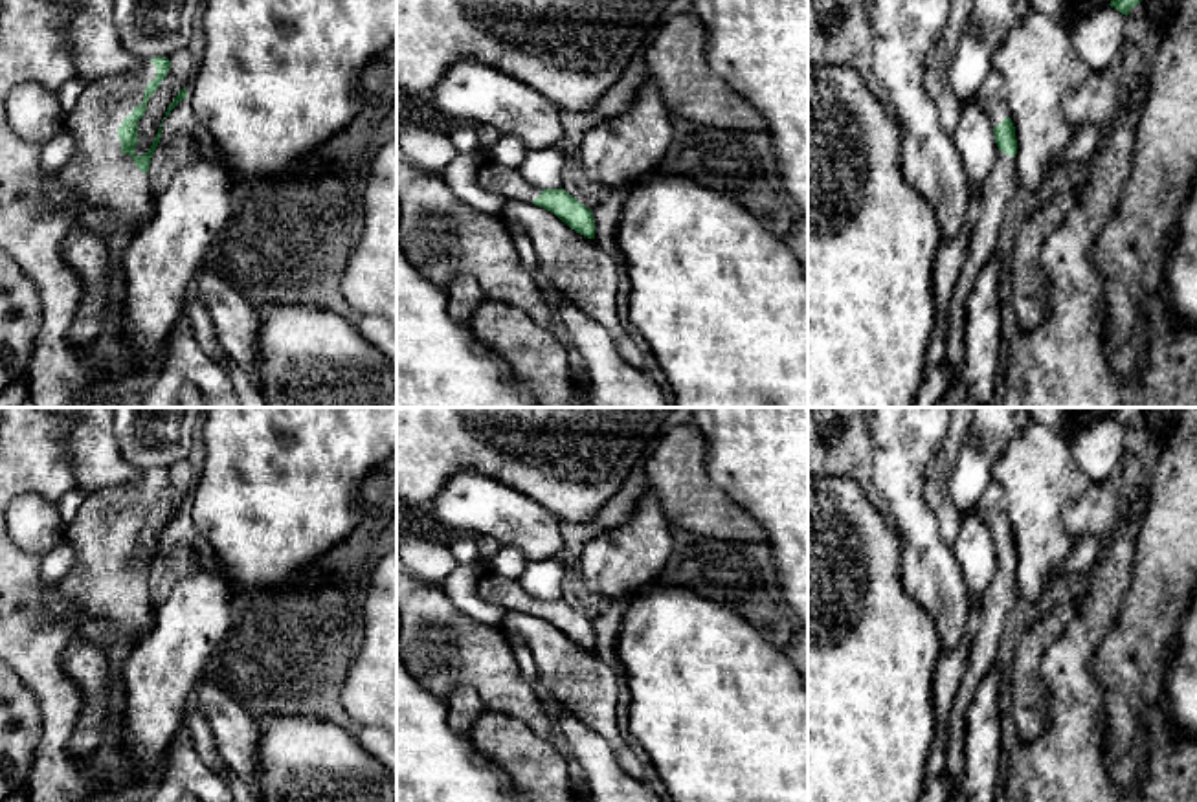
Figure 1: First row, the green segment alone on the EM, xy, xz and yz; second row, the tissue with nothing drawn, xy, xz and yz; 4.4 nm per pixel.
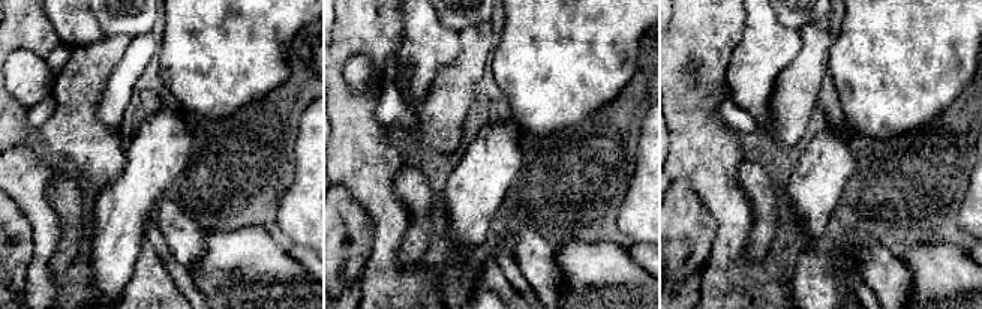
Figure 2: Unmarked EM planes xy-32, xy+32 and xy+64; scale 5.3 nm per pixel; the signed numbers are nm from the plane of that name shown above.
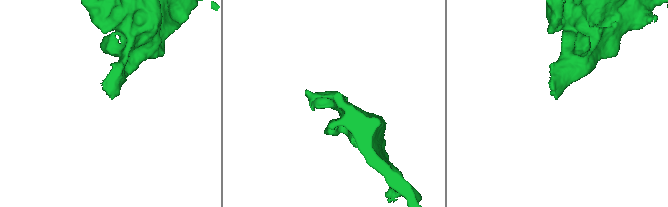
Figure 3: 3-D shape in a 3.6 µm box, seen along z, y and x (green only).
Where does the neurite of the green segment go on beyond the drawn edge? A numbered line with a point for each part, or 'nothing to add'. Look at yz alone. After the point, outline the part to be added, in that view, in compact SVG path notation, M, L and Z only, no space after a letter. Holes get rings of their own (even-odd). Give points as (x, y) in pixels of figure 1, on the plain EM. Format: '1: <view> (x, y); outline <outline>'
1: yz (1001, 595); outline M997 558L997 571L980 602L980 629L971 646L969 663L951 707L945 754L945 776L949 778L947 802L966 802L958 793L966 747L966 714L977 686L995 666L1002 626L1017 600L1017 571L1001 563Z

